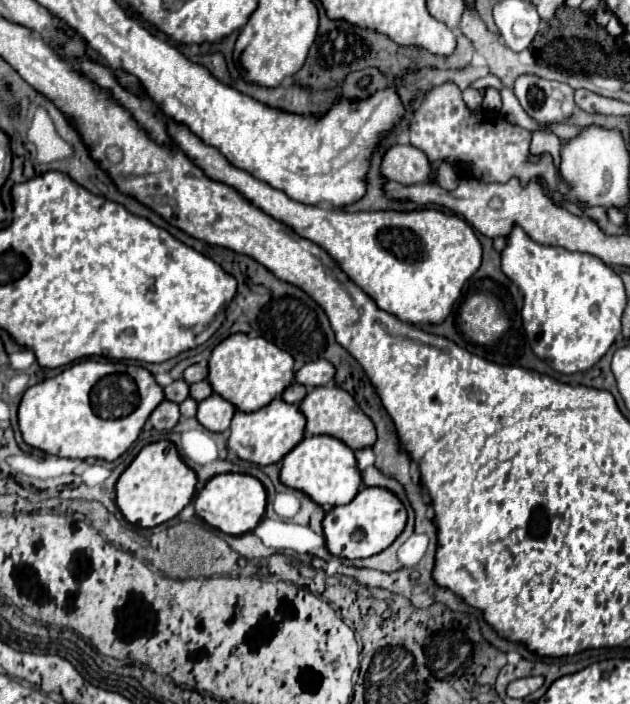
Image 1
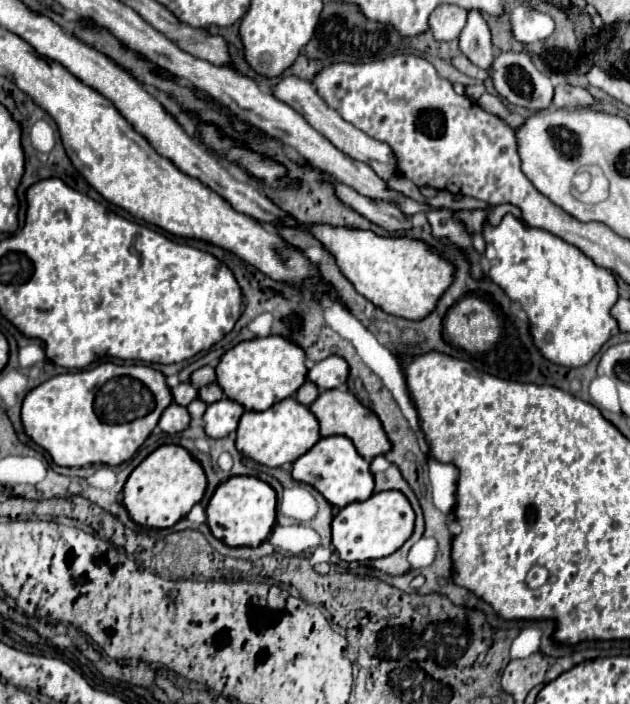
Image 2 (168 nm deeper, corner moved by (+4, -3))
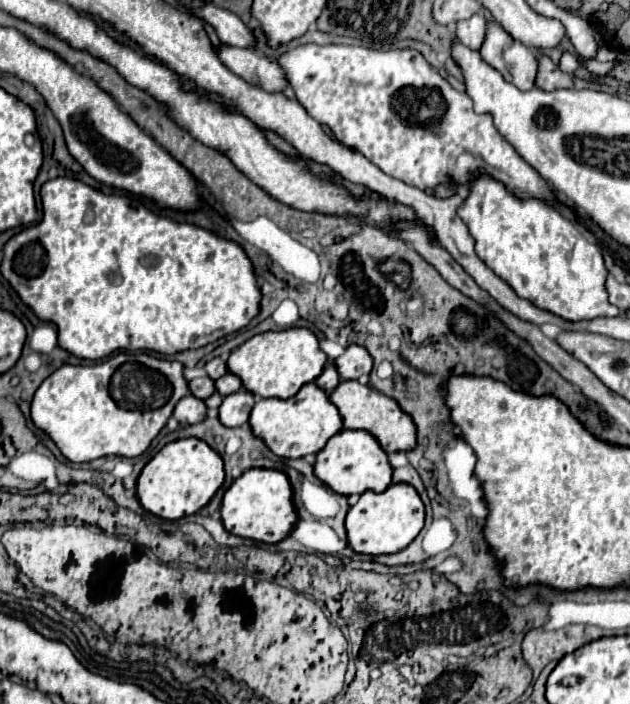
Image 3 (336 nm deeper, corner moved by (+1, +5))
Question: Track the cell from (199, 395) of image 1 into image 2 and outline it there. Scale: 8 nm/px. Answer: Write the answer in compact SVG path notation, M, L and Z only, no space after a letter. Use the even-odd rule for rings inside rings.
M210 383L210 385L204 385L198 389L198 397L204 401L204 403L214 403L218 399L224 397L222 389L216 385L216 383Z

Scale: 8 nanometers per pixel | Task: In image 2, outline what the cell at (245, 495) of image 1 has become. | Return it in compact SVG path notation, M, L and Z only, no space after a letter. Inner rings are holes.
M230 477L216 487L208 501L206 517L216 539L230 547L256 547L268 537L276 521L276 493L268 483L256 477Z

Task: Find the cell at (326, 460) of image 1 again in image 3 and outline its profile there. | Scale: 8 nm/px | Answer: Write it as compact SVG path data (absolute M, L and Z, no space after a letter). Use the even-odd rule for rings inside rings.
M341 431L333 435L325 449L317 453L315 475L339 495L361 495L365 491L385 491L391 485L393 467L379 441L367 431Z

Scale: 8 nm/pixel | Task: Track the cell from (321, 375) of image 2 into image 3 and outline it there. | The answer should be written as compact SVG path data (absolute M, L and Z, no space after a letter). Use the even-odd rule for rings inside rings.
M349 345L341 357L335 359L337 371L341 379L359 379L361 375L369 375L373 369L371 353L361 345Z

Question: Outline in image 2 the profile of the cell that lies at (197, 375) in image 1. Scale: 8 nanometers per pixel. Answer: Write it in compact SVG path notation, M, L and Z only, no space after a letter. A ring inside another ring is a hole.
M206 365L206 367L200 367L200 369L196 369L196 371L192 373L190 383L192 383L194 387L204 387L204 385L208 385L208 383L214 383L214 379L216 379L214 369Z

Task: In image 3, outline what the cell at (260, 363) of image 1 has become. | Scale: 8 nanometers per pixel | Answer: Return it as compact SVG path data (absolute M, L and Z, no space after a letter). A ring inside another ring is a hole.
M291 327L291 329L267 331L251 337L231 353L227 367L231 373L241 377L243 387L247 391L261 397L289 399L305 383L315 381L323 373L325 361L327 355L321 351L317 335L305 327Z

